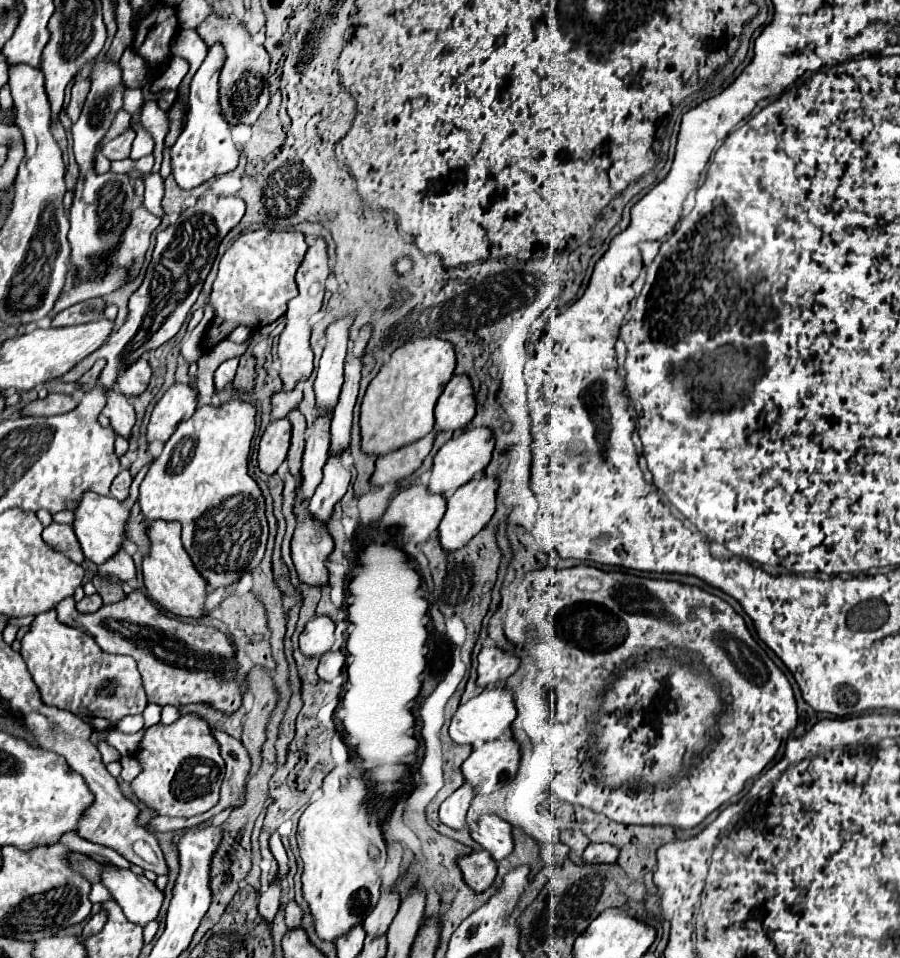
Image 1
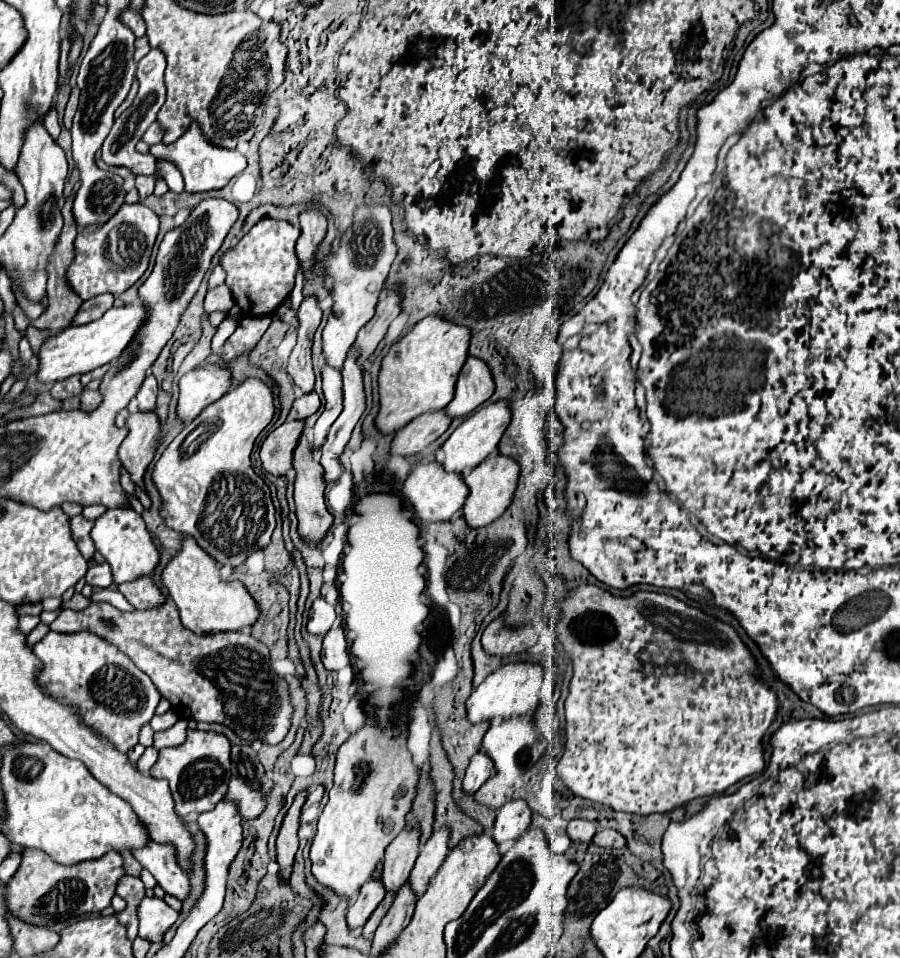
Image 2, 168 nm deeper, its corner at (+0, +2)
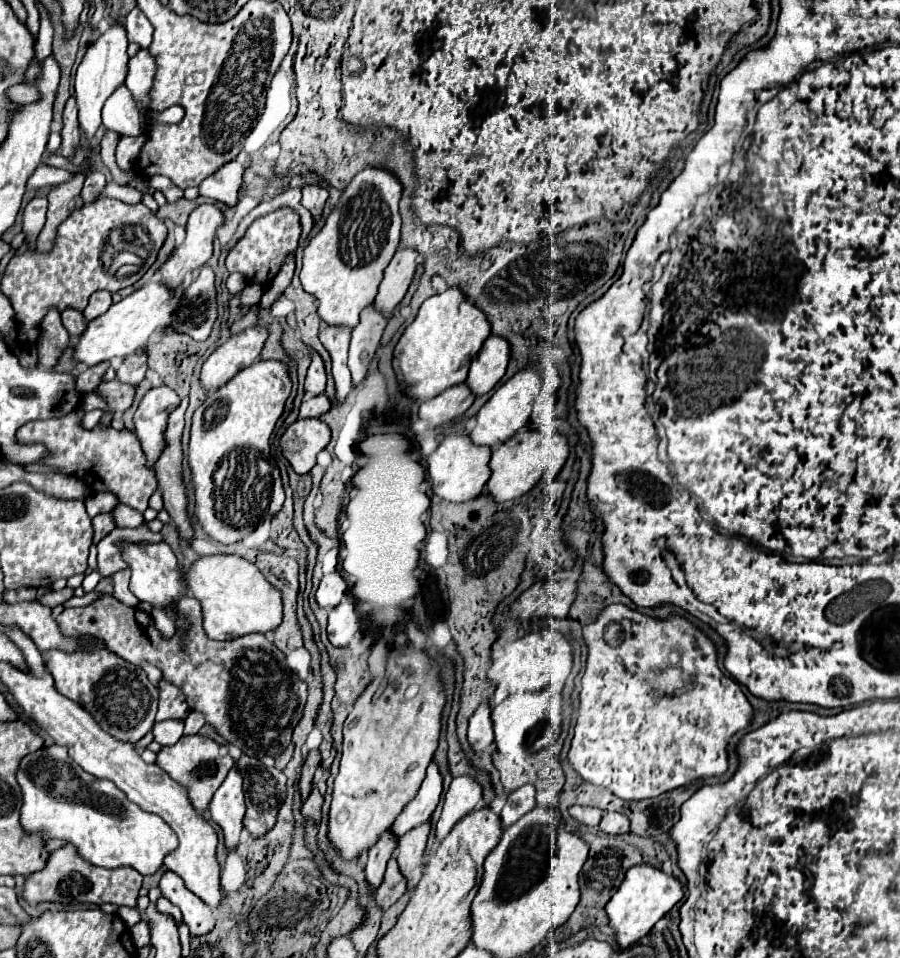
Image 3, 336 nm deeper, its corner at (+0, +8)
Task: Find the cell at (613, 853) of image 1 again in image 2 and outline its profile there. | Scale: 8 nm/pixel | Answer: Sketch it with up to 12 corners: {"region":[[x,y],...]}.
{"region":[[615,830],[593,836],[599,848],[623,848],[623,836]]}

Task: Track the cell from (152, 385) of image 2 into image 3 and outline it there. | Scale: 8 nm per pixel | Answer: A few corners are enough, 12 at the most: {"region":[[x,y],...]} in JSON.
{"region":[[157,386],[133,416],[147,468],[165,450],[167,418],[181,398]]}

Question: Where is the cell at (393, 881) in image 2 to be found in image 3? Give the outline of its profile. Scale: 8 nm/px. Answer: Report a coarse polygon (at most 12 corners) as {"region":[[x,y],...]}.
{"region":[[431,762],[413,800],[399,814],[393,834],[429,820],[443,790],[439,766]]}

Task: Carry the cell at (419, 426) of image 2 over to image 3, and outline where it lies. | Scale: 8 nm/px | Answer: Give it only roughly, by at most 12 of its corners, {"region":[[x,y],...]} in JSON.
{"region":[[457,384],[423,402],[419,416],[441,426],[461,416],[475,400]]}

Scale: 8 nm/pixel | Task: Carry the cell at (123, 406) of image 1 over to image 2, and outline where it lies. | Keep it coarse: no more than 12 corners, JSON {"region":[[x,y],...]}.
{"region":[[129,412],[129,434],[119,458],[141,486],[153,460],[159,420],[153,412]]}

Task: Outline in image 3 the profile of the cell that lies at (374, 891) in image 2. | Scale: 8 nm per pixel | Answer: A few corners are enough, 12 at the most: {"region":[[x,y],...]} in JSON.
{"region":[[391,828],[369,848],[365,874],[373,890],[397,848]]}

